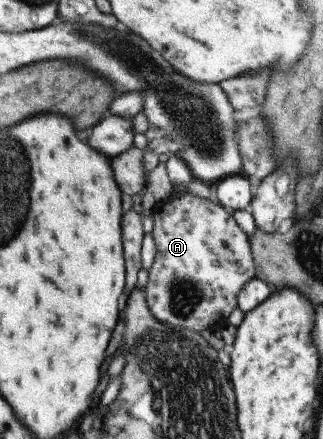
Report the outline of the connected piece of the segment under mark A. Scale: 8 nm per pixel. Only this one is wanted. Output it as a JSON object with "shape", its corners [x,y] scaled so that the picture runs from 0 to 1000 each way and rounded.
{"shape":[[[585,440],[567,446],[539,444],[520,458],[489,462],[467,497],[474,510],[464,531],[480,551],[480,585],[446,649],[449,688],[467,720],[498,738],[610,759],[697,743],[703,720],[734,699],[734,665],[765,638],[789,631],[768,538],[734,515],[706,481],[663,453],[641,456]]]}

